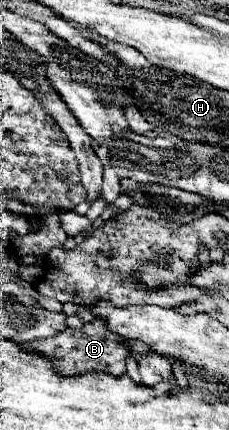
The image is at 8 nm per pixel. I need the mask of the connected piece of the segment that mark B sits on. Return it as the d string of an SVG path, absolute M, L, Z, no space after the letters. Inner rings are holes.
M95 318L91 324L85 324L79 330L65 328L61 334L55 334L45 340L35 340L33 344L25 344L25 350L37 350L45 356L49 356L55 364L55 368L61 374L83 374L87 370L97 370L97 372L111 372L115 376L121 376L125 372L125 356L127 348L121 342L121 338L105 328L101 324L101 318Z

